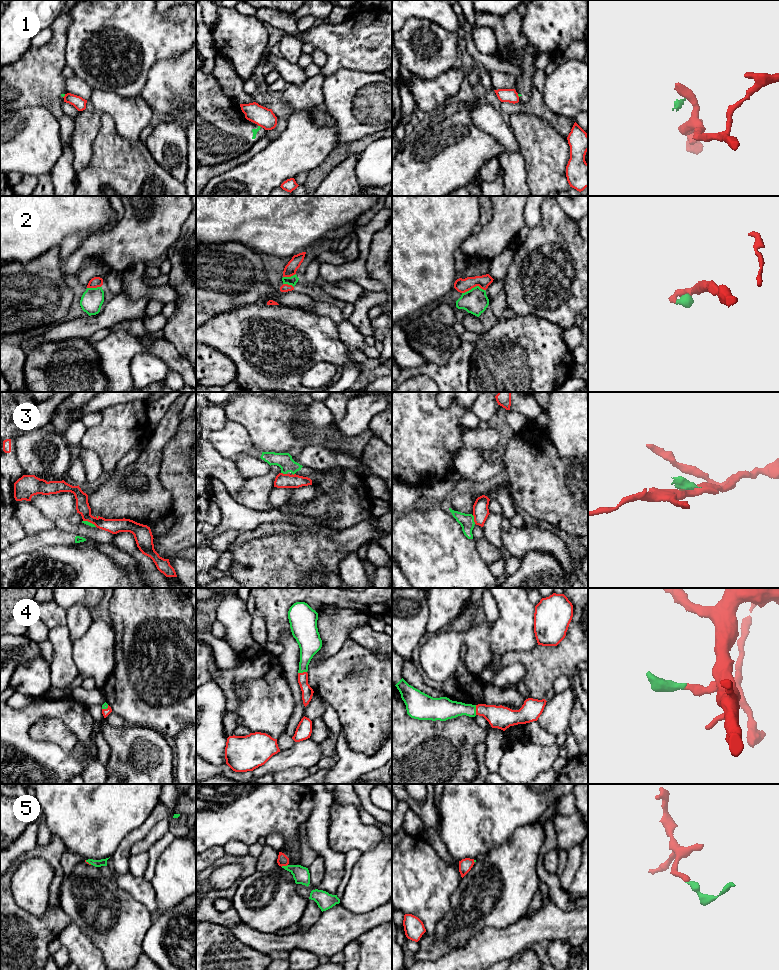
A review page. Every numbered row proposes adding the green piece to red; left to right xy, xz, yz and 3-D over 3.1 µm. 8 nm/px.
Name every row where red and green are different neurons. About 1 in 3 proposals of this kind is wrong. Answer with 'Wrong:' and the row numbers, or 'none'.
Wrong: 1, 3

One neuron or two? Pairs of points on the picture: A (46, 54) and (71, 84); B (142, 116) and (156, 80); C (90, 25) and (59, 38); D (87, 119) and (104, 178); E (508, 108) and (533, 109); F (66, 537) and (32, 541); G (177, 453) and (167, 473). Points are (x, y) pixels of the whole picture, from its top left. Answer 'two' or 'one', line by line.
A: two
B: two
C: two
D: two
E: one
F: one
G: one

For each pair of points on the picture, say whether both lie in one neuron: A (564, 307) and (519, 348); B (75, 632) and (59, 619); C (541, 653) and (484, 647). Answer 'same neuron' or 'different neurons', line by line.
A: different neurons
B: different neurons
C: different neurons

